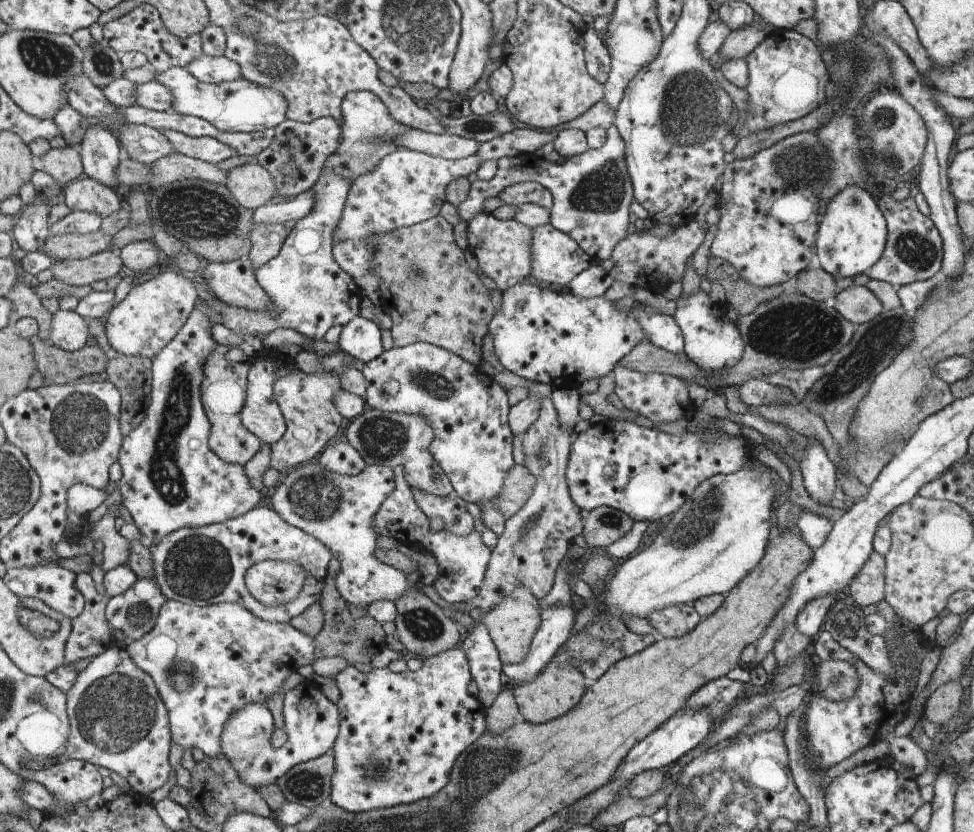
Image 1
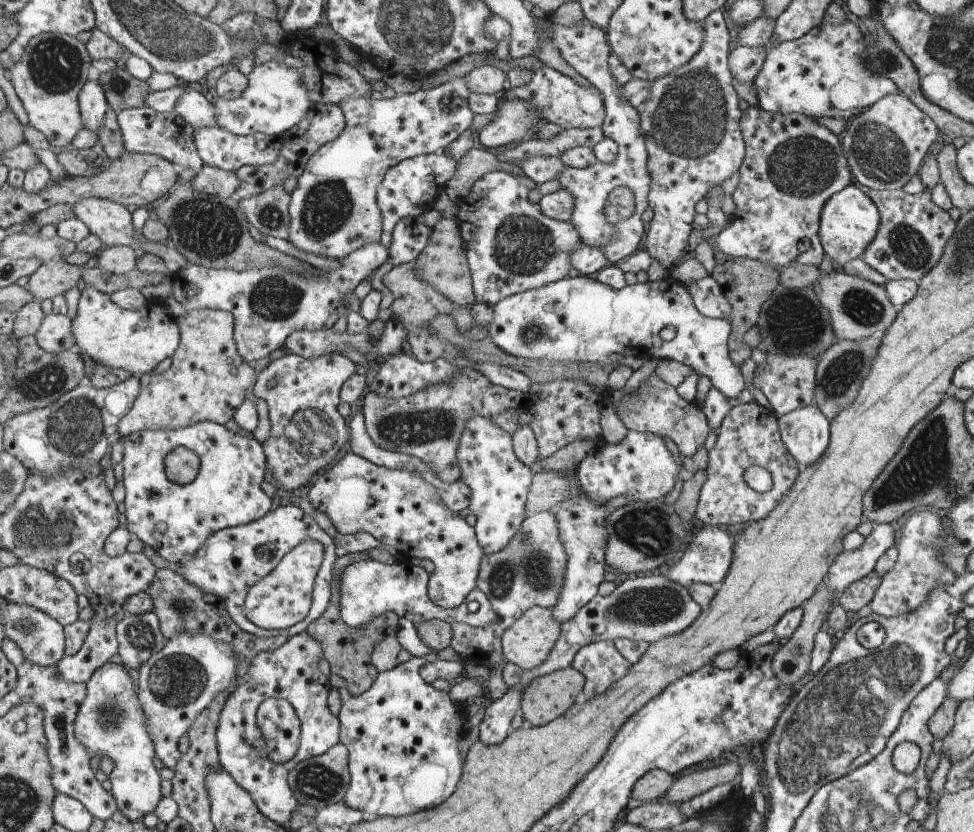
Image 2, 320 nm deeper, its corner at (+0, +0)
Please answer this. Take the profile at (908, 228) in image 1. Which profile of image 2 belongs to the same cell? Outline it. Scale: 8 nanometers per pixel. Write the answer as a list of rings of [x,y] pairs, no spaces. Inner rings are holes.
[[[869,189],[866,194],[875,202],[879,210],[879,229],[876,236],[869,242],[866,250],[860,258],[869,264],[874,270],[884,275],[884,278],[891,281],[900,279],[910,279],[917,283],[932,267],[940,260],[944,247],[948,239],[955,234],[956,221],[954,221],[948,211],[932,201],[930,190],[924,190],[918,194],[909,195],[904,189]]]

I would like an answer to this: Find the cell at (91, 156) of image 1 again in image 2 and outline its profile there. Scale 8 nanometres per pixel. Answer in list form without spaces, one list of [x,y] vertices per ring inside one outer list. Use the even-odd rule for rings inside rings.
[[[88,79],[79,94],[79,109],[85,128],[97,134],[109,108],[103,86],[97,80]]]

